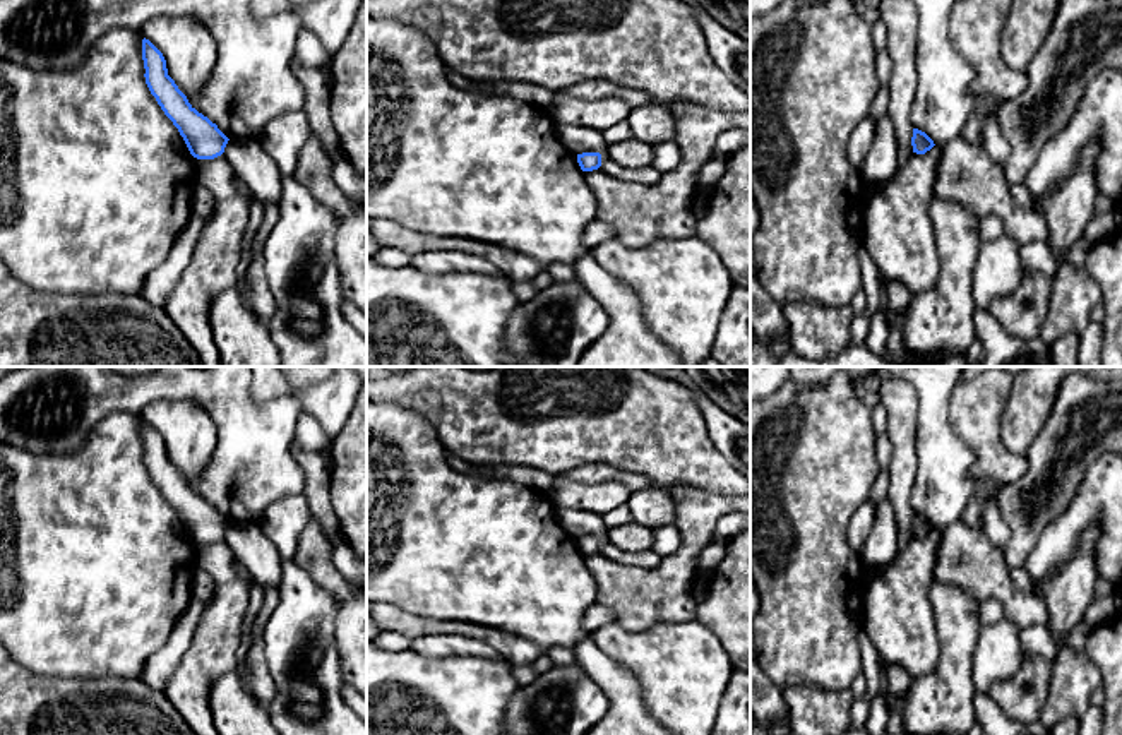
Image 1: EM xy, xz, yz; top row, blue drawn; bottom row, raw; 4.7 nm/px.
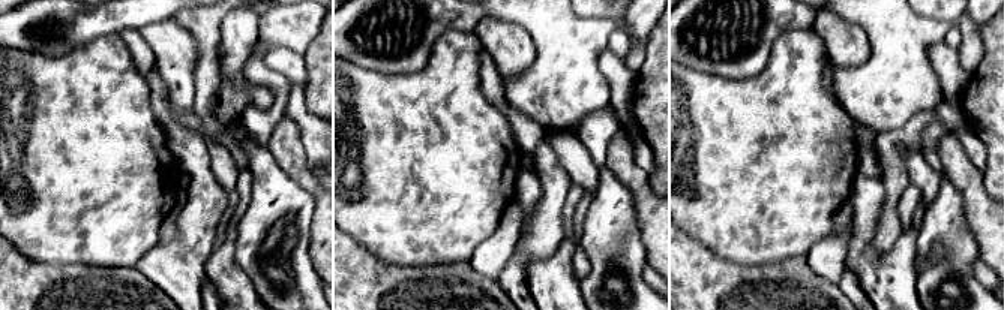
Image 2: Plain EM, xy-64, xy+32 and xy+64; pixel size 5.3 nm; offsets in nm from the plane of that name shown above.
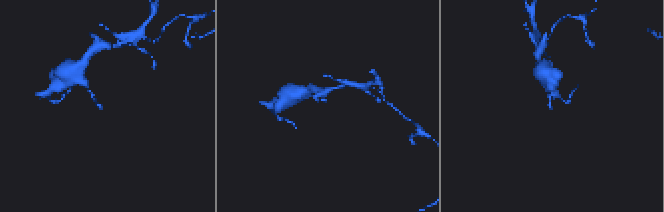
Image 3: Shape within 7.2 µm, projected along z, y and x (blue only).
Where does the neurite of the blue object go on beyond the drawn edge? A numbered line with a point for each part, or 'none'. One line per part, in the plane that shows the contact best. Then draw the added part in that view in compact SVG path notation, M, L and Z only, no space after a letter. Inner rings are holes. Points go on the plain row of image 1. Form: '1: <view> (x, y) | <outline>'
none

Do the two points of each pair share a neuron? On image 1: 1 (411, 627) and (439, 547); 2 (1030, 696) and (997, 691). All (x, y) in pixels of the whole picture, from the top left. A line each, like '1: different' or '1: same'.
1: different
2: same

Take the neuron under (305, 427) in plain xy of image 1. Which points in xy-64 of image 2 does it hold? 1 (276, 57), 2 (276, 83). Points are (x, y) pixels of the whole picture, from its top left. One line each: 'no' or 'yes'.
1: yes
2: no

